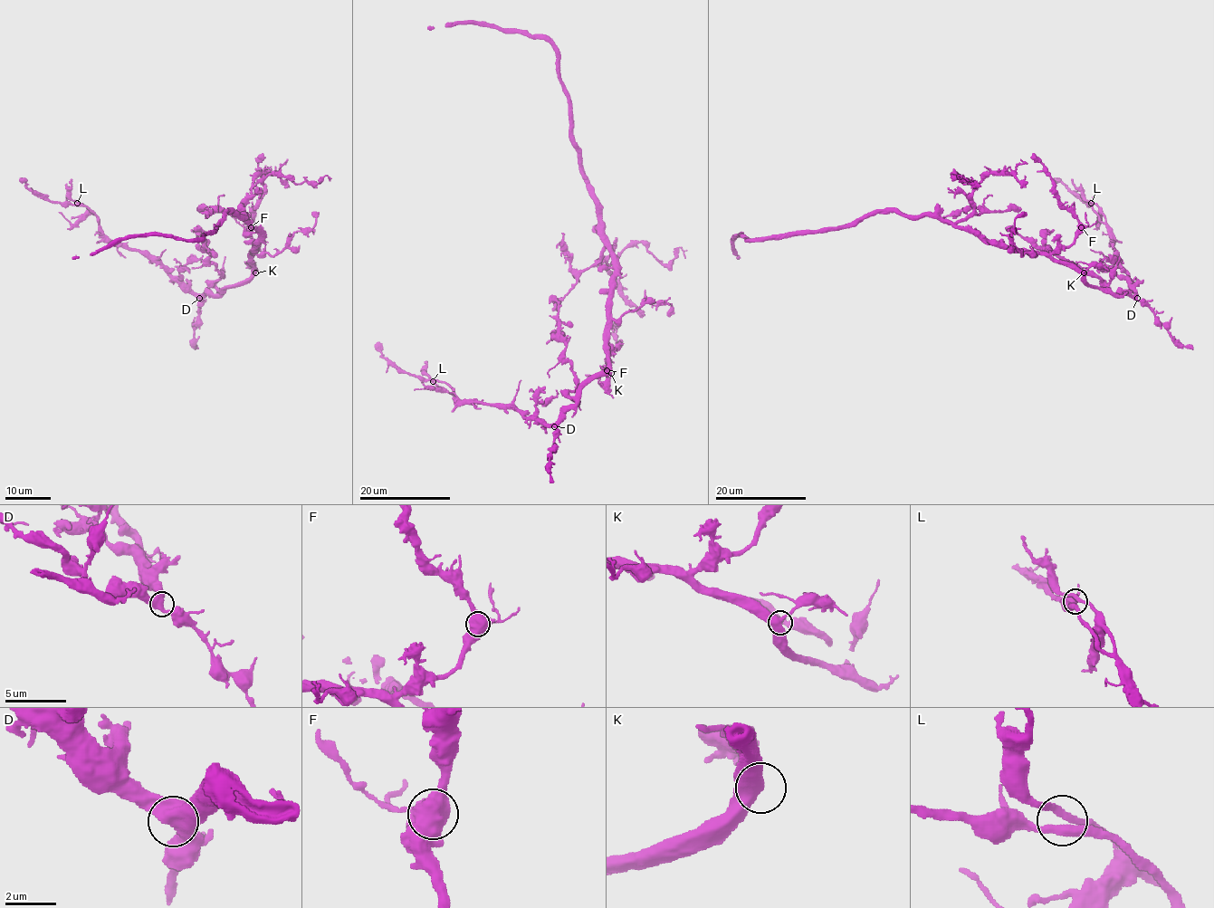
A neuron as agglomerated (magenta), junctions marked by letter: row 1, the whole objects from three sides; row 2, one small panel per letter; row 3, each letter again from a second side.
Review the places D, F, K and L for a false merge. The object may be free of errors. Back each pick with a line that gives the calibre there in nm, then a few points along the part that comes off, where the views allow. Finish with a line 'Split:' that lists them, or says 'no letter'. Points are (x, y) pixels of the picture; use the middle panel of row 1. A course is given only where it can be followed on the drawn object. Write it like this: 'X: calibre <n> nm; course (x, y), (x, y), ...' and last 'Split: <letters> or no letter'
Split: no letter

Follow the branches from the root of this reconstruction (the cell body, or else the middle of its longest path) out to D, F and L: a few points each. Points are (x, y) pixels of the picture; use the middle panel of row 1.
D: (610, 292), (607, 369), (595, 376), (581, 389), (579, 399), (554, 426)
F: (610, 292), (606, 371)
L: (610, 292), (607, 369), (595, 376), (552, 425), (526, 420), (514, 408), (464, 403), (433, 381)

